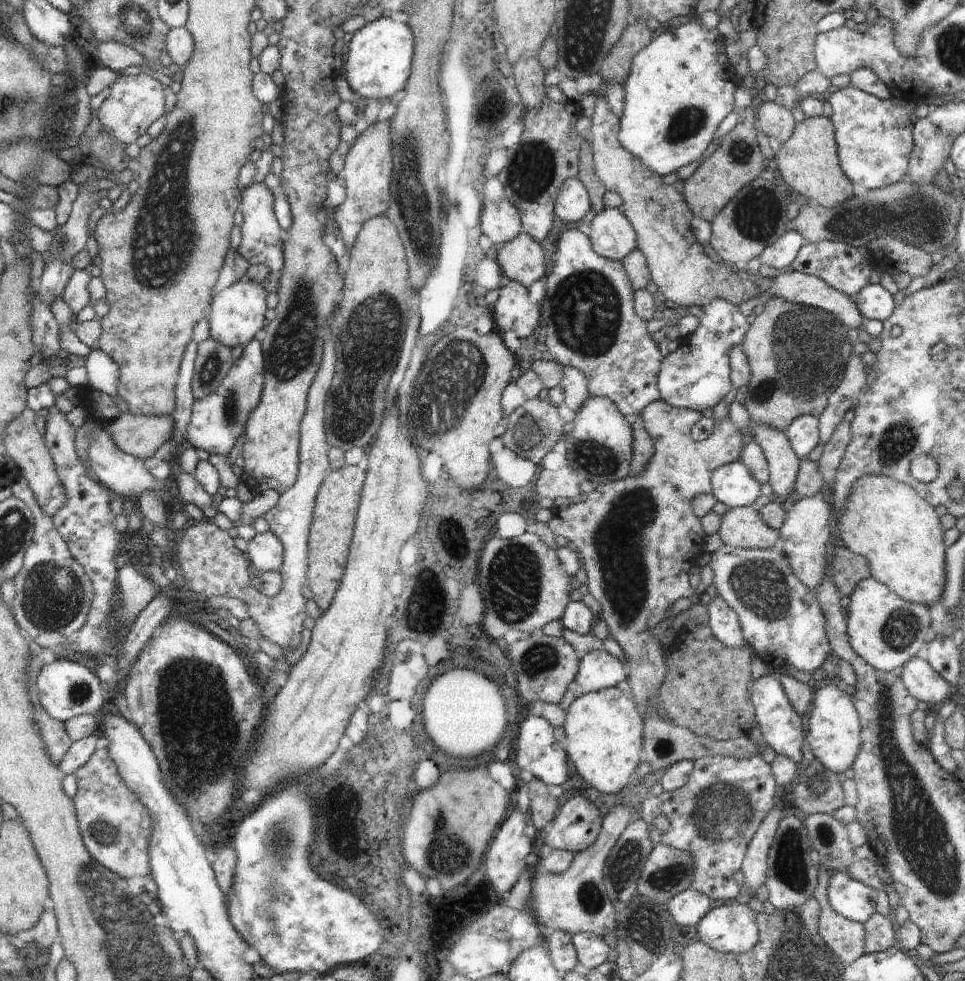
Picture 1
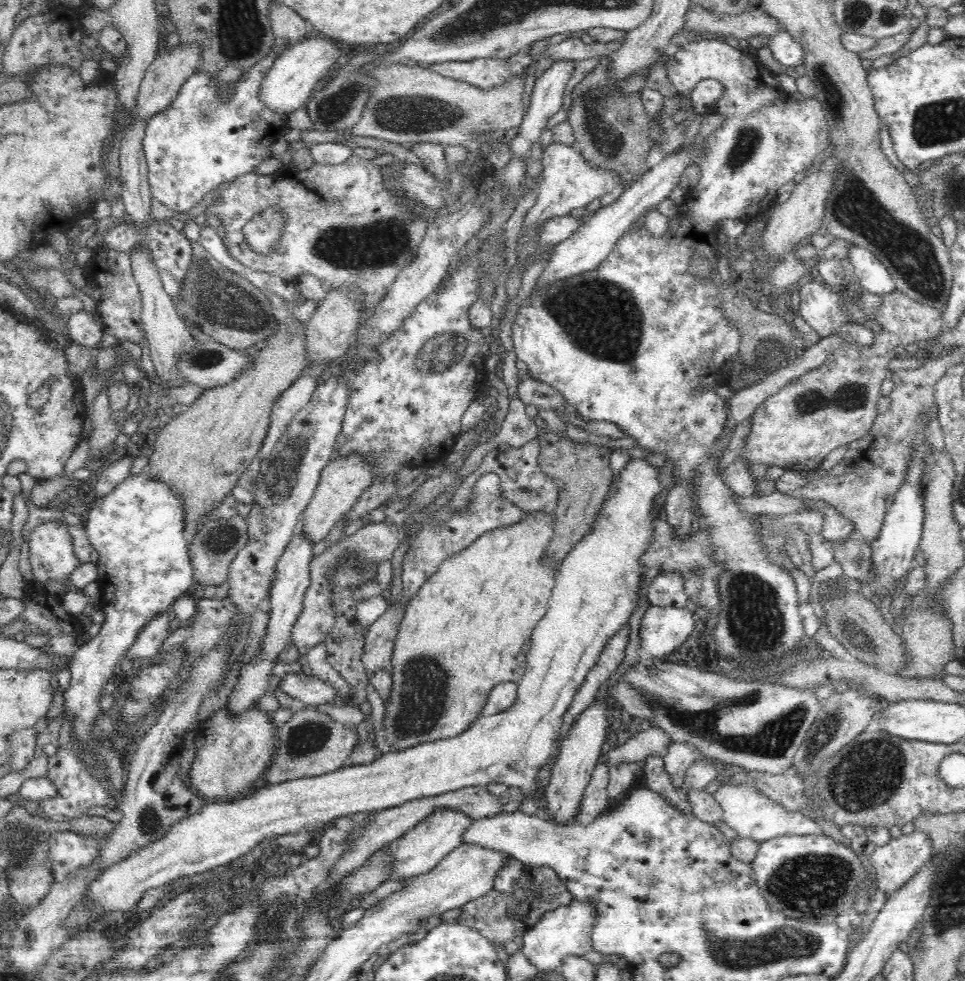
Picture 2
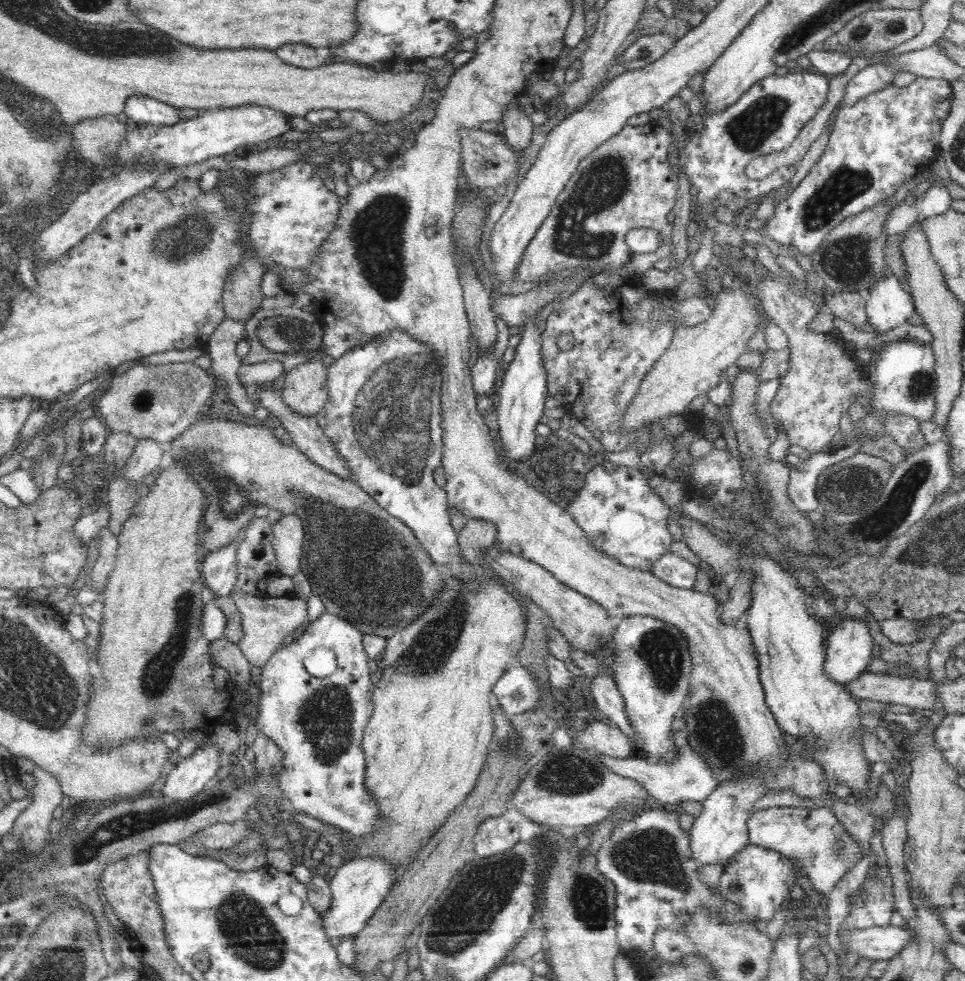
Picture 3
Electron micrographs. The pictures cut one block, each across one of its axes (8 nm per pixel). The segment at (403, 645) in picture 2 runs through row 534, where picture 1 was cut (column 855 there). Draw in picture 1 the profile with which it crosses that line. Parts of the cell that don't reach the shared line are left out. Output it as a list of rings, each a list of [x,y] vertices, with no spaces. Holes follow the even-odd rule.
[[[876,473],[856,480],[843,504],[841,517],[834,520],[837,537],[850,550],[864,556],[869,562],[871,577],[908,602],[925,604],[929,608],[933,602],[937,602],[945,585],[947,548],[943,541],[942,512],[932,508],[909,484]]]

